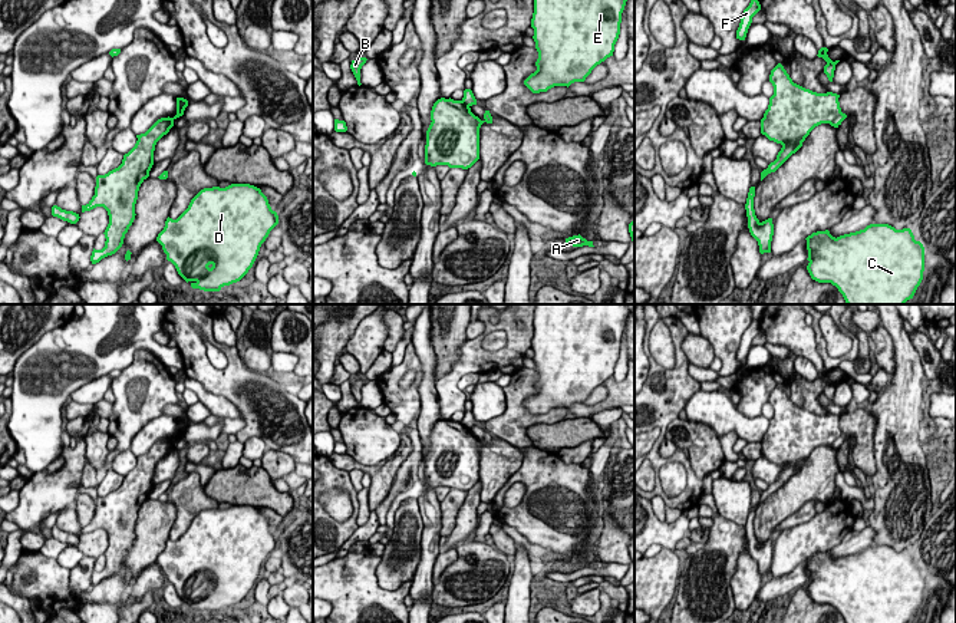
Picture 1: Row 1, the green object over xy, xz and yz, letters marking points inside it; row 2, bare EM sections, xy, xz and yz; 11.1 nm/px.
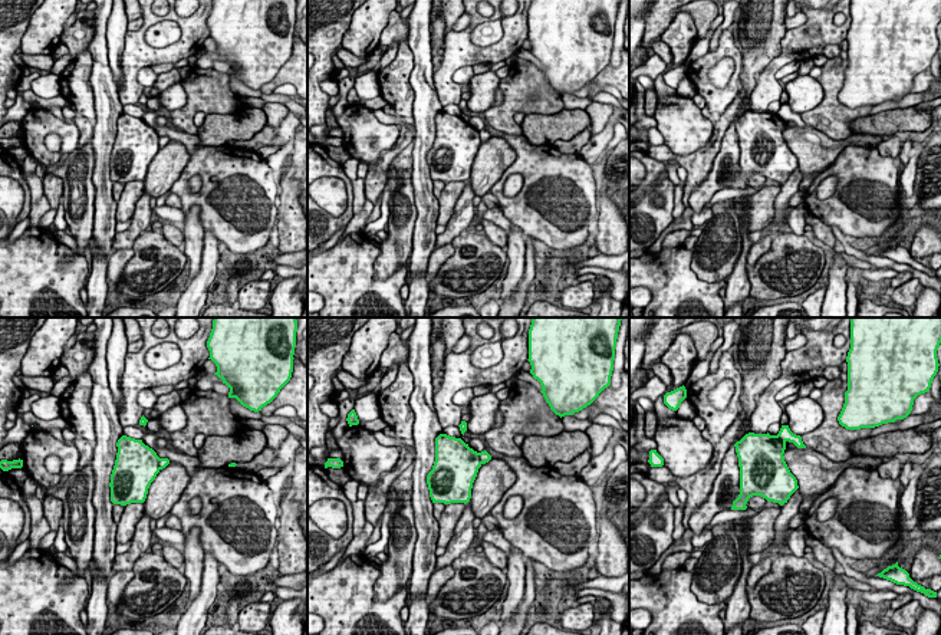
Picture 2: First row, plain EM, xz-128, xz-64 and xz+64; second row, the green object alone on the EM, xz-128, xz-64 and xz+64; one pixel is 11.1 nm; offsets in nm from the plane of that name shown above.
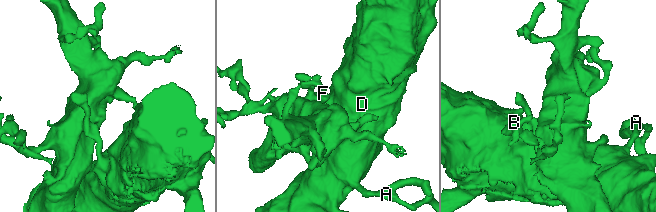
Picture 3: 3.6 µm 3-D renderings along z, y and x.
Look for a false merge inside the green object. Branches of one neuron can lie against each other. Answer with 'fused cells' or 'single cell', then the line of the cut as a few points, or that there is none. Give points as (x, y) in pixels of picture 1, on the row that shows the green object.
fused cells; cut xz (485, 111), (487, 118)

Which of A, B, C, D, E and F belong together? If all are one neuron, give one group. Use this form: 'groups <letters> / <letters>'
groups A C D E / B F

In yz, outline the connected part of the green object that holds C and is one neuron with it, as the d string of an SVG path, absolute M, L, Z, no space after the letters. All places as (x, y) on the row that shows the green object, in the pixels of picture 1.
M870 224L837 238L825 230L805 240L811 278L835 286L847 304L904 304L923 280L924 247L910 228Z

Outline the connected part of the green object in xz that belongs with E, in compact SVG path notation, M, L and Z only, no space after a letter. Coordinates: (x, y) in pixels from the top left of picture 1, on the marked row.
M534 0L531 27L538 52L537 70L524 85L533 92L584 82L591 70L613 56L627 0Z

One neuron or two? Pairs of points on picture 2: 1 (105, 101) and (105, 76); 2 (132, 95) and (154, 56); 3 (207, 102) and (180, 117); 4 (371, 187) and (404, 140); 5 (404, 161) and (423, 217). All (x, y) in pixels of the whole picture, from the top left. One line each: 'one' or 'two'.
1: one
2: one
3: one
4: one
5: two

